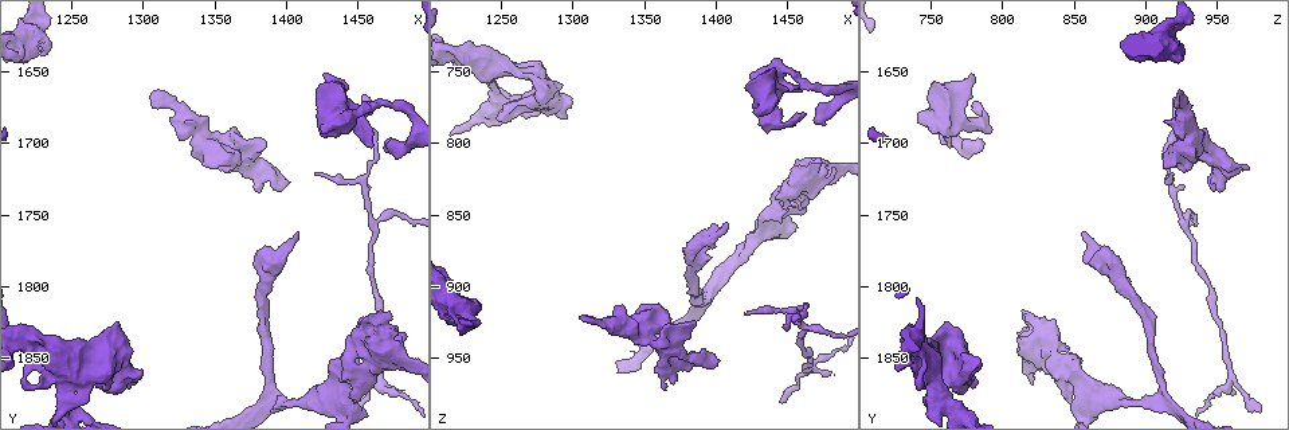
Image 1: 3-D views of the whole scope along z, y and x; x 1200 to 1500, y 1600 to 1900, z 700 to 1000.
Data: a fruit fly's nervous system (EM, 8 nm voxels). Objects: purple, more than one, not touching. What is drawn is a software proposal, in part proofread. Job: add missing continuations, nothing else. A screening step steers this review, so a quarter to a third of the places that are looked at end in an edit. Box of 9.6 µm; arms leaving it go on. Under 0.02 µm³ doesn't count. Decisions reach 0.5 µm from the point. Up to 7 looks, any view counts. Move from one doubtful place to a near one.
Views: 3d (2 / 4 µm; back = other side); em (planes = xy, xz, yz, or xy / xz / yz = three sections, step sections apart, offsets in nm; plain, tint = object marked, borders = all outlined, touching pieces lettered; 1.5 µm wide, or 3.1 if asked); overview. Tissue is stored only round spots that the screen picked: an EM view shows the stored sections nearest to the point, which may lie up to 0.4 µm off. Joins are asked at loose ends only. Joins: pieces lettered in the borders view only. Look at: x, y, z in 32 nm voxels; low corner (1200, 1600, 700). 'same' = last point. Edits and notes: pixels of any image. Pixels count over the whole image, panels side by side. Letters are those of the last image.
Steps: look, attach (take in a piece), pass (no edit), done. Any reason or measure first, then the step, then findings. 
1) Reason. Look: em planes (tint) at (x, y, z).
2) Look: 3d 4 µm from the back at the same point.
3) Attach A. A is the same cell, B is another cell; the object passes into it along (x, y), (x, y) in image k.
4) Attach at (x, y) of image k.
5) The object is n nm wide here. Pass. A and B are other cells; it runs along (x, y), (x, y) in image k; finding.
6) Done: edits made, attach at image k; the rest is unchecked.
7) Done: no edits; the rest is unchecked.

Long arm stops here. Look: em planes (borders) at (1408, 1764, 858).

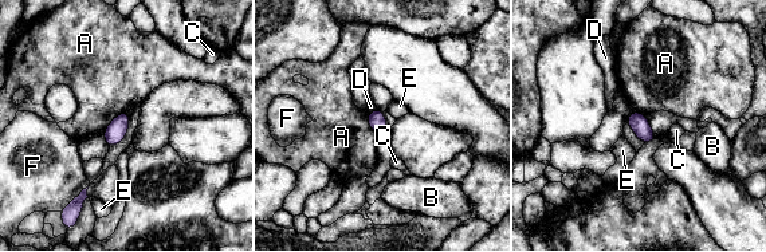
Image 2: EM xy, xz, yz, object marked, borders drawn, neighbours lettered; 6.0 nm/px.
Pass. A, B, C, D, E and F are other cells; a border runs along (128, 110), (118, 114), (102, 132) in image 2; none of them fits.

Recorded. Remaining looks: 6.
Look: em yz step 8 (borders) at (1478, 1874, 960).

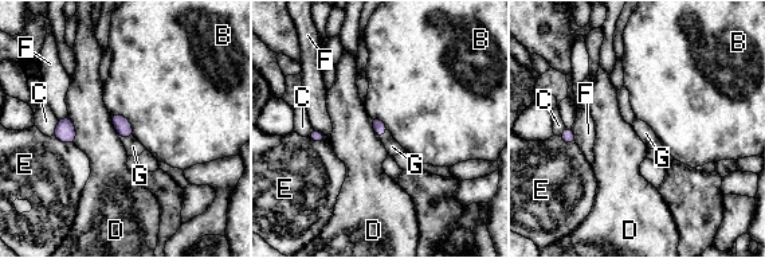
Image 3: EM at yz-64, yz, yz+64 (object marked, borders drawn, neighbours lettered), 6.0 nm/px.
Look: em planes (borders) at the same point.

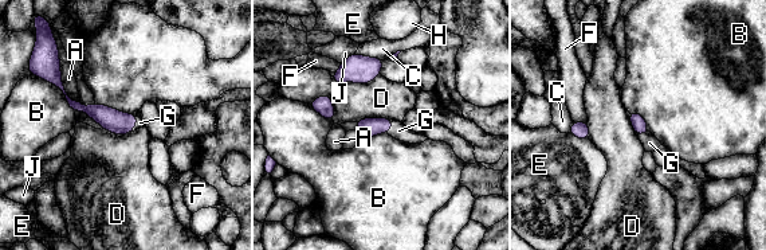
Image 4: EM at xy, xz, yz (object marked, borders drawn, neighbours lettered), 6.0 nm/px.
Attach G. G is the same cell, A, B, C, D, E, F, H and J are other cells; the object passes into it along (366, 128), (392, 125), (399, 131) in image 4; it goes on there.

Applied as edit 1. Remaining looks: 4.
Redraw. Look: overview.

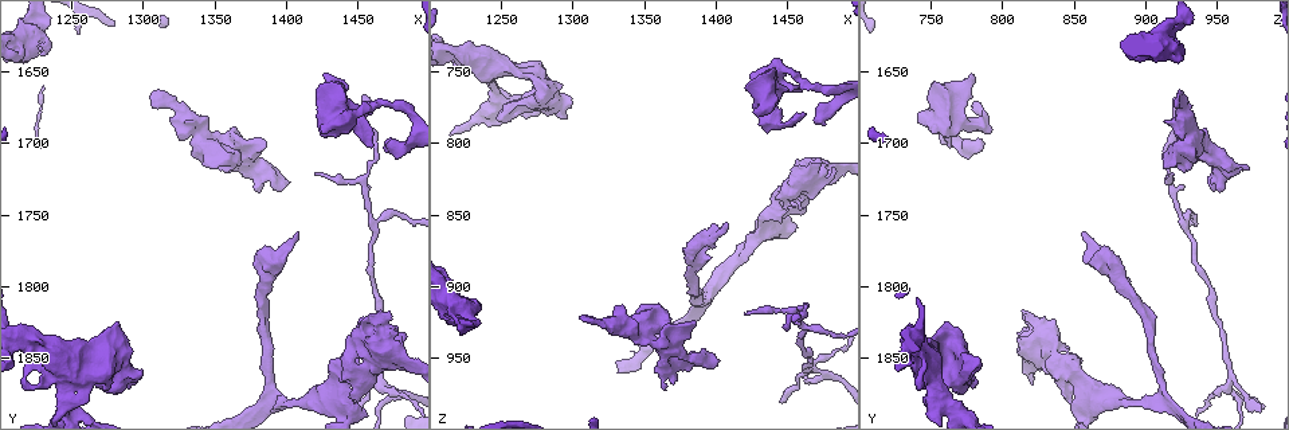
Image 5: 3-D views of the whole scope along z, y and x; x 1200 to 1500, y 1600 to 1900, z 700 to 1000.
Free end. Look: em planes (borders) at (1364, 1720, 970).

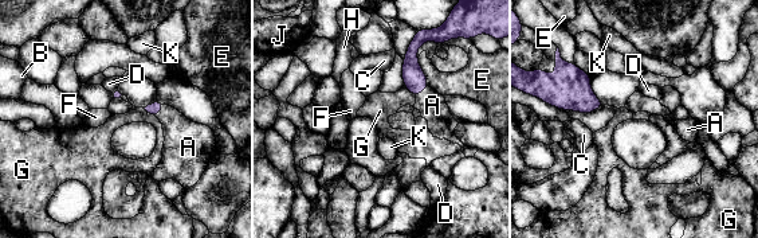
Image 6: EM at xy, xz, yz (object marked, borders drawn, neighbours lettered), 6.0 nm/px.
Attach A. A is the same cell, B, C, D, E, F, G, H, J and K are other cells; it goes on there.

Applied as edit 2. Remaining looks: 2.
Done: edits made, attach at image 4, attach at image 6; the rest is unchecked.

